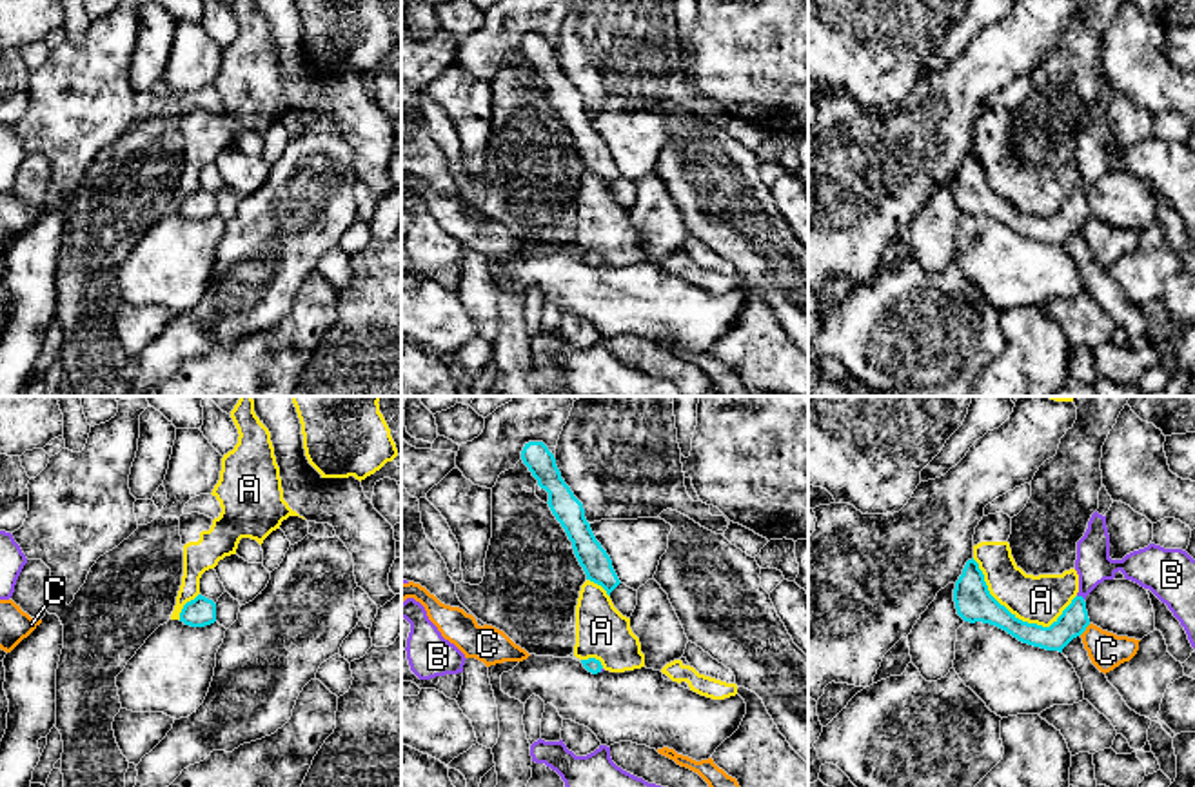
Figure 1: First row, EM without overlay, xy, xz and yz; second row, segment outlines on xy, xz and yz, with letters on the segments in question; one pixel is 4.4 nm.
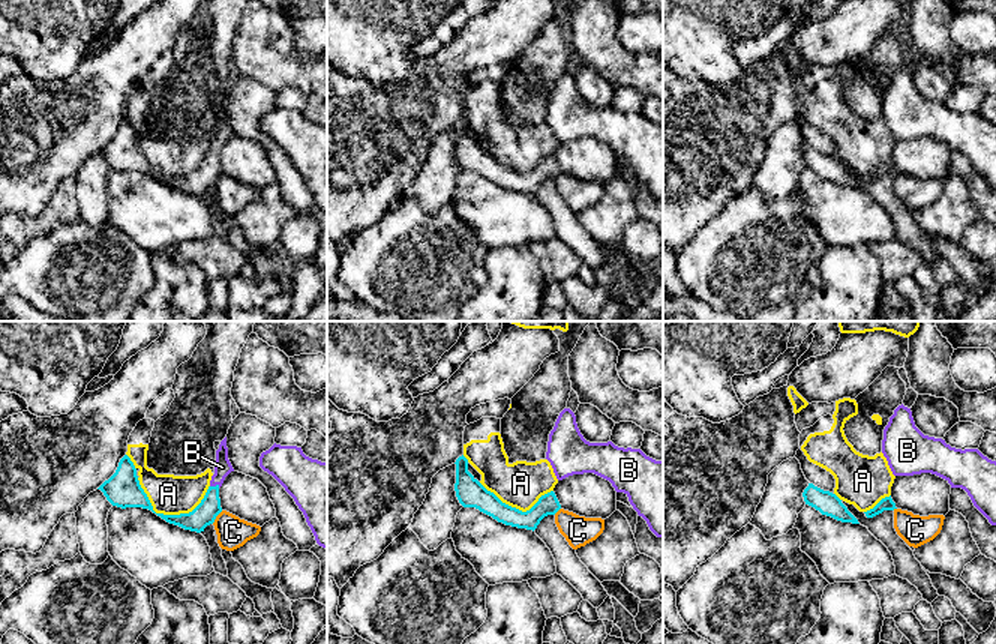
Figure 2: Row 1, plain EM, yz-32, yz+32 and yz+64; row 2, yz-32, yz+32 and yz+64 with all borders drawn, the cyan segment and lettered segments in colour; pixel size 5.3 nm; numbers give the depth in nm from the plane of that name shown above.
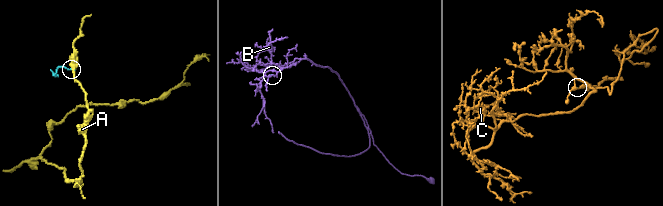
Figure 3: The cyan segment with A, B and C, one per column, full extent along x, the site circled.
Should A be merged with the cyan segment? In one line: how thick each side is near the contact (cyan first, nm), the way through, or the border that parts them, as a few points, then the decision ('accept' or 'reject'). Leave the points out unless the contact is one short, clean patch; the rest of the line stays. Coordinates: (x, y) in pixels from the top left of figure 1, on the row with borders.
calibres 160 and 220 nm; reject

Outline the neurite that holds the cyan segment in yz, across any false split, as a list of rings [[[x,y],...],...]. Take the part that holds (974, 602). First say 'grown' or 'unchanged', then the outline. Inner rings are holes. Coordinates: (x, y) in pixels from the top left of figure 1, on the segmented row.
grown; [[[1095,511],[1084,536],[1077,542],[1075,571],[1079,574],[1077,596],[1050,627],[1042,627],[1019,620],[1001,605],[990,594],[984,574],[972,558],[955,582],[957,614],[970,623],[995,625],[1022,643],[1062,653],[1090,625],[1086,596],[1121,571],[1126,580],[1150,589],[1168,605],[1195,649],[1195,560],[1186,551],[1150,543],[1122,560],[1111,560],[1106,516]]]

